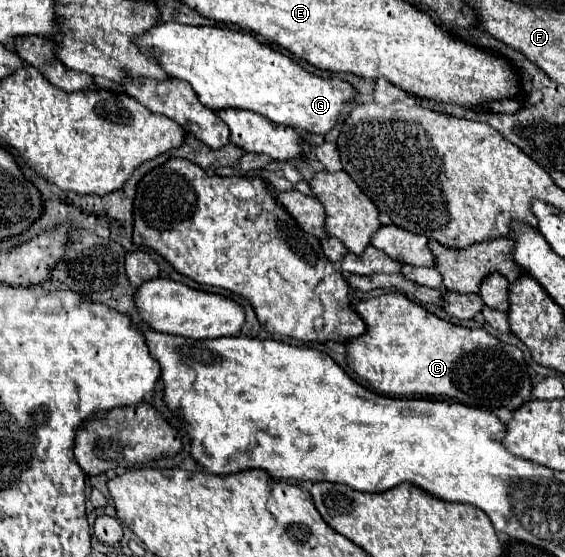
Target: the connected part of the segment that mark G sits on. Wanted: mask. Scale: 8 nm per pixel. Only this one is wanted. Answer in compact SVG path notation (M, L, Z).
M161 21L139 37L139 47L155 57L161 67L195 89L199 101L213 109L245 109L273 123L283 123L307 133L329 133L341 113L355 105L355 87L341 79L321 79L287 55L259 43L253 35L227 27L193 27Z

